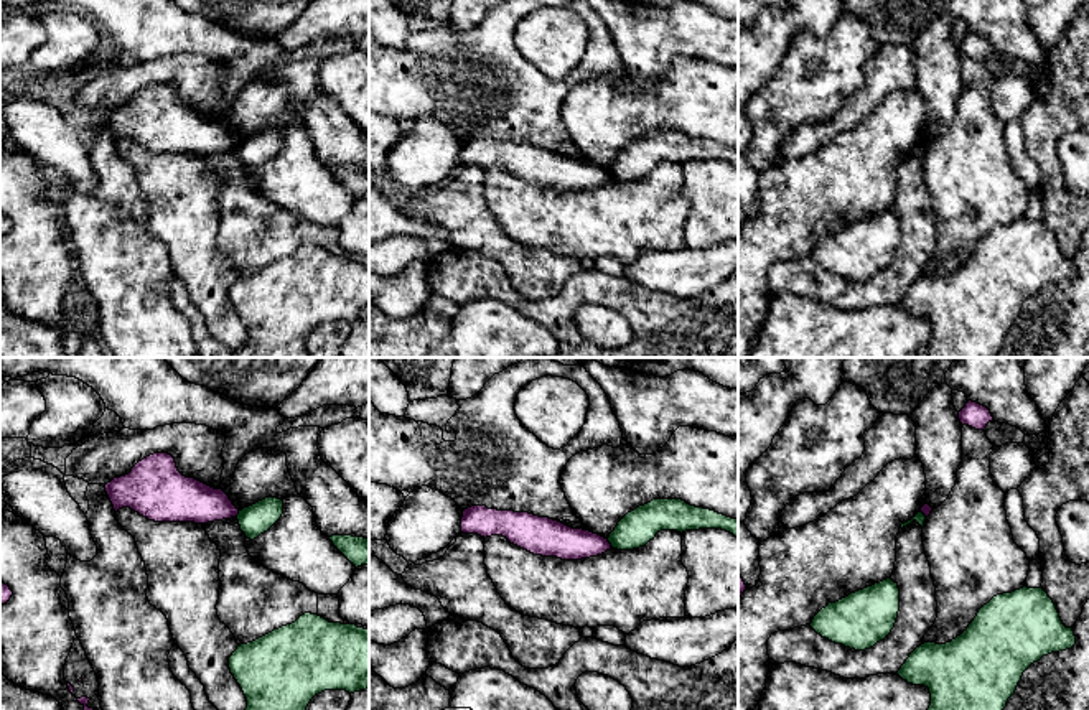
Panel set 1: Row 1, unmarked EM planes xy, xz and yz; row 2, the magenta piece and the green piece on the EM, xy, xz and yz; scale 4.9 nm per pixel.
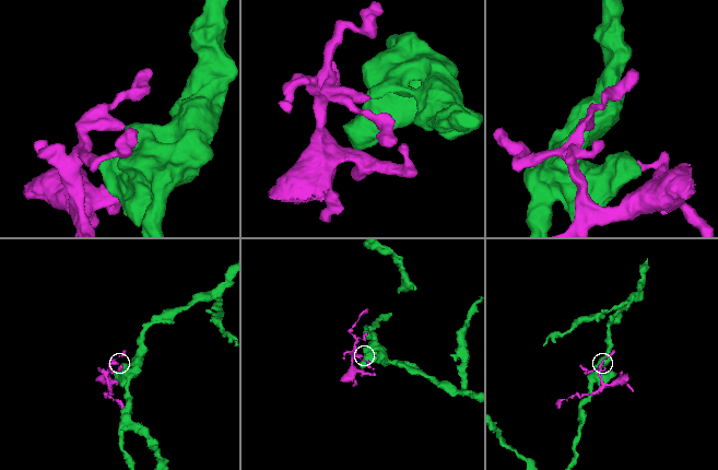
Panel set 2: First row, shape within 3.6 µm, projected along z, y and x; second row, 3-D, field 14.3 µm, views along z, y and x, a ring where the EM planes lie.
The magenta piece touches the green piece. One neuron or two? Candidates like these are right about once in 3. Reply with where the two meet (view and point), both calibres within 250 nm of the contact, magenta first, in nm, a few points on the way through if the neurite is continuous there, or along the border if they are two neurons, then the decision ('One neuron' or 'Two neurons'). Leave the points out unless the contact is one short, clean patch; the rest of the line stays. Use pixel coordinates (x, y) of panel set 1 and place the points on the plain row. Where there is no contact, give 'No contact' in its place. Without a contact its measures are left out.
Touches magenta at xz (608, 173). Thickness 160 nm (magenta) against 170 nm. Boundary: xz (607, 170), (612, 177). Two neurons

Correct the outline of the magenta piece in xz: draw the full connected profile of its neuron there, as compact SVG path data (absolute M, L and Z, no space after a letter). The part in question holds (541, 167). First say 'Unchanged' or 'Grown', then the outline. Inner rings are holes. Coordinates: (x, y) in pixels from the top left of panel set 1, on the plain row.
Unchanged. M471 137L463 142L463 165L481 168L502 166L511 175L542 188L582 191L611 180L608 170L583 160L572 160L559 152L529 143L498 142Z

